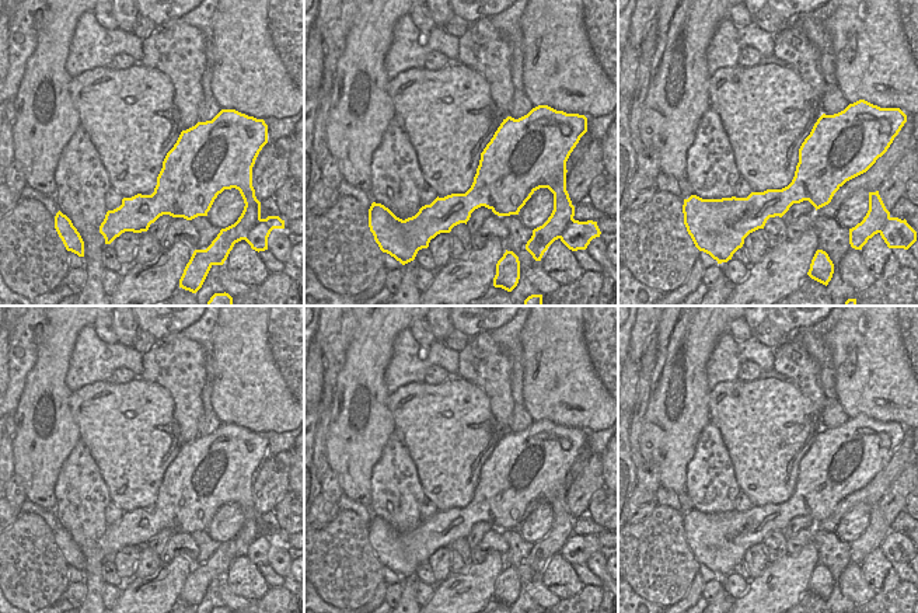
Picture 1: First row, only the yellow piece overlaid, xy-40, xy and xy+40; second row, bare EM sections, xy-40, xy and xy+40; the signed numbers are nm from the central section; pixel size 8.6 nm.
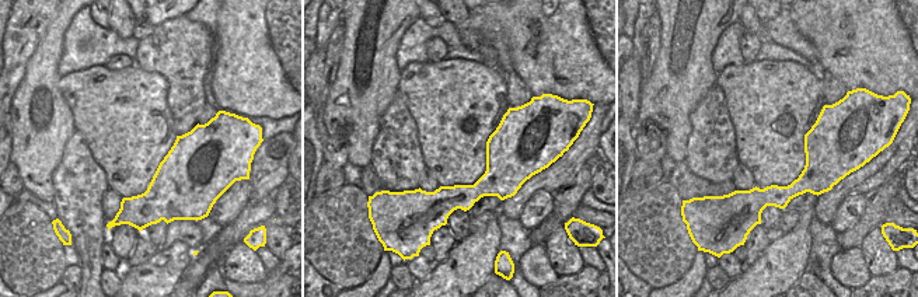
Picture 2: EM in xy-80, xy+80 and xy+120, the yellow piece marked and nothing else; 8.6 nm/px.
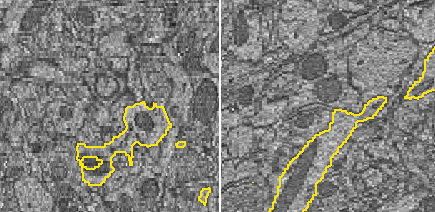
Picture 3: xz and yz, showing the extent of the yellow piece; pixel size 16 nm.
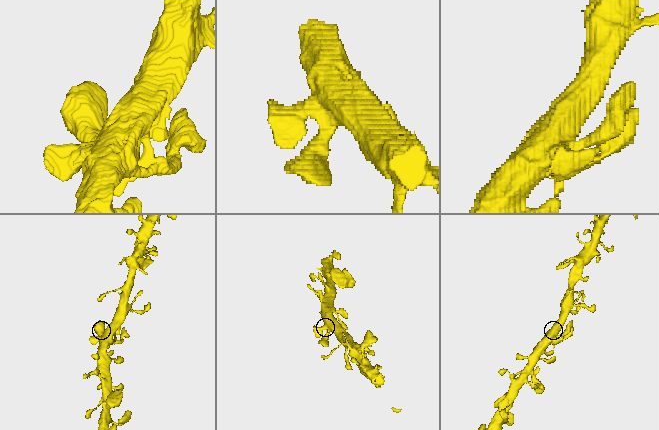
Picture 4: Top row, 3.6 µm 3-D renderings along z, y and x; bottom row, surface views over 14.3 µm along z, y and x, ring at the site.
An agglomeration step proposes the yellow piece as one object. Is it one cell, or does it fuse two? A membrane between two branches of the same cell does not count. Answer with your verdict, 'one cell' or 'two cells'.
one cell

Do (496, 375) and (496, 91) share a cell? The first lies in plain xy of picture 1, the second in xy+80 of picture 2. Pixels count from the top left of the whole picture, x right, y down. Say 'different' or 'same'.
different

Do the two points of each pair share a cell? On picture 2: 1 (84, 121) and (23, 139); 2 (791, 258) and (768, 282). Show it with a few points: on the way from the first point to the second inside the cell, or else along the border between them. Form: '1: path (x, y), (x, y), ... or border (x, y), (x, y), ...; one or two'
1: border (60, 93), (70, 109), (76, 129); two
2: path (785, 264), (772, 276); one

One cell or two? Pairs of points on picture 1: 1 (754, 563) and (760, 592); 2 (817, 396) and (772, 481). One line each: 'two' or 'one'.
1: two
2: two

